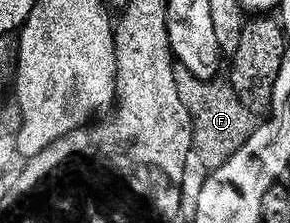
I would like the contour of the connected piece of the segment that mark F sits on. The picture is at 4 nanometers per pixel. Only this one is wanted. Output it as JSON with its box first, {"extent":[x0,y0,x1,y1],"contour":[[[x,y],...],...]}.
{"extent":[175,67,253,170],"contour":[[[182,67],[176,68],[175,78],[177,91],[181,91],[181,103],[185,103],[191,116],[195,140],[193,152],[199,156],[201,163],[207,165],[208,170],[219,169],[249,139],[253,128],[253,114],[245,107],[245,103],[241,103],[230,80],[206,81]]]}

